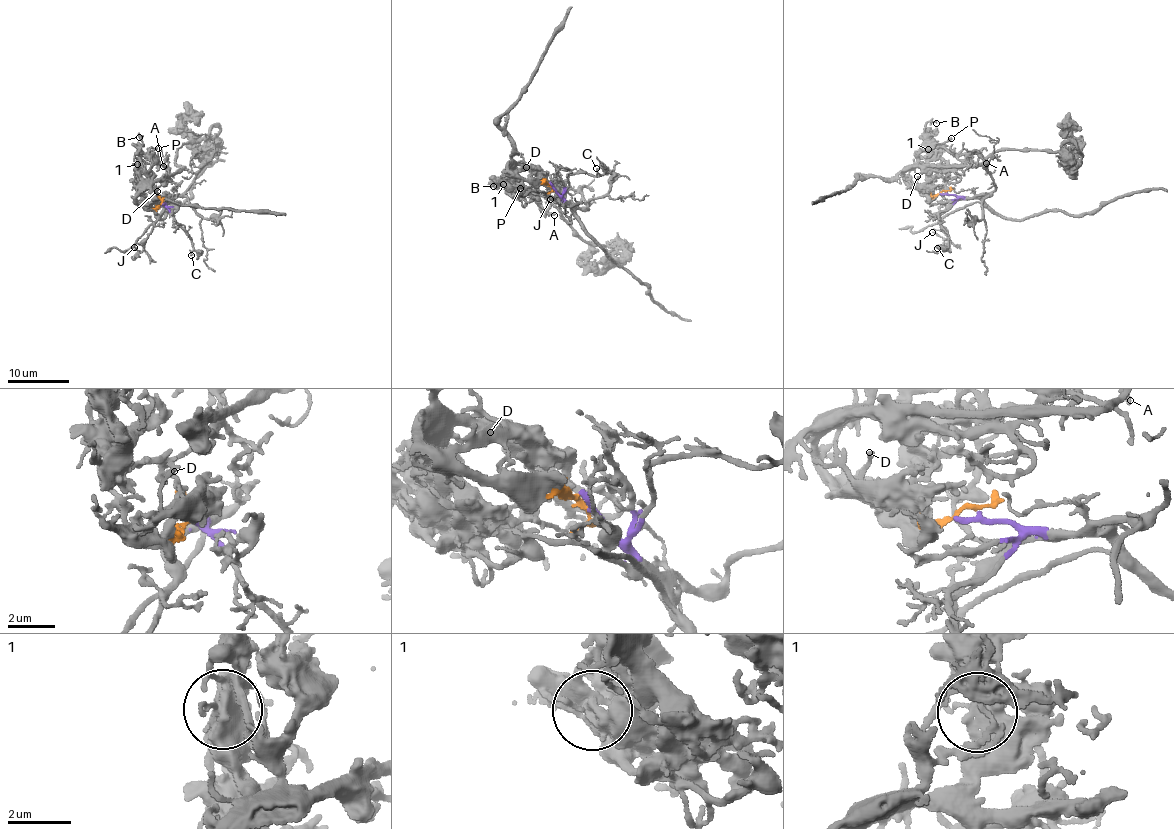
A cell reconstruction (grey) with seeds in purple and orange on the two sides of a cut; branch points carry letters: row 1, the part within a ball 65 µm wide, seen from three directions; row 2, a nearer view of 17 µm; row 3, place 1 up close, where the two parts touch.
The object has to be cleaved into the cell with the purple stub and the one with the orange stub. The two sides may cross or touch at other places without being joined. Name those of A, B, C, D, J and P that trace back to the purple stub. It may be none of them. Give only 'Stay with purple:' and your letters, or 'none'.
Stay with purple: C, J

